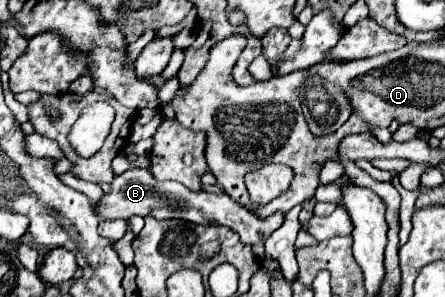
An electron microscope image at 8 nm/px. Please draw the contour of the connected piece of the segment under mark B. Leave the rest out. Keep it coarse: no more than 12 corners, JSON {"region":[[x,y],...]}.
{"region":[[150,169],[116,175],[94,205],[100,219],[134,215],[224,225],[246,245],[282,223],[226,193],[156,181]]}

